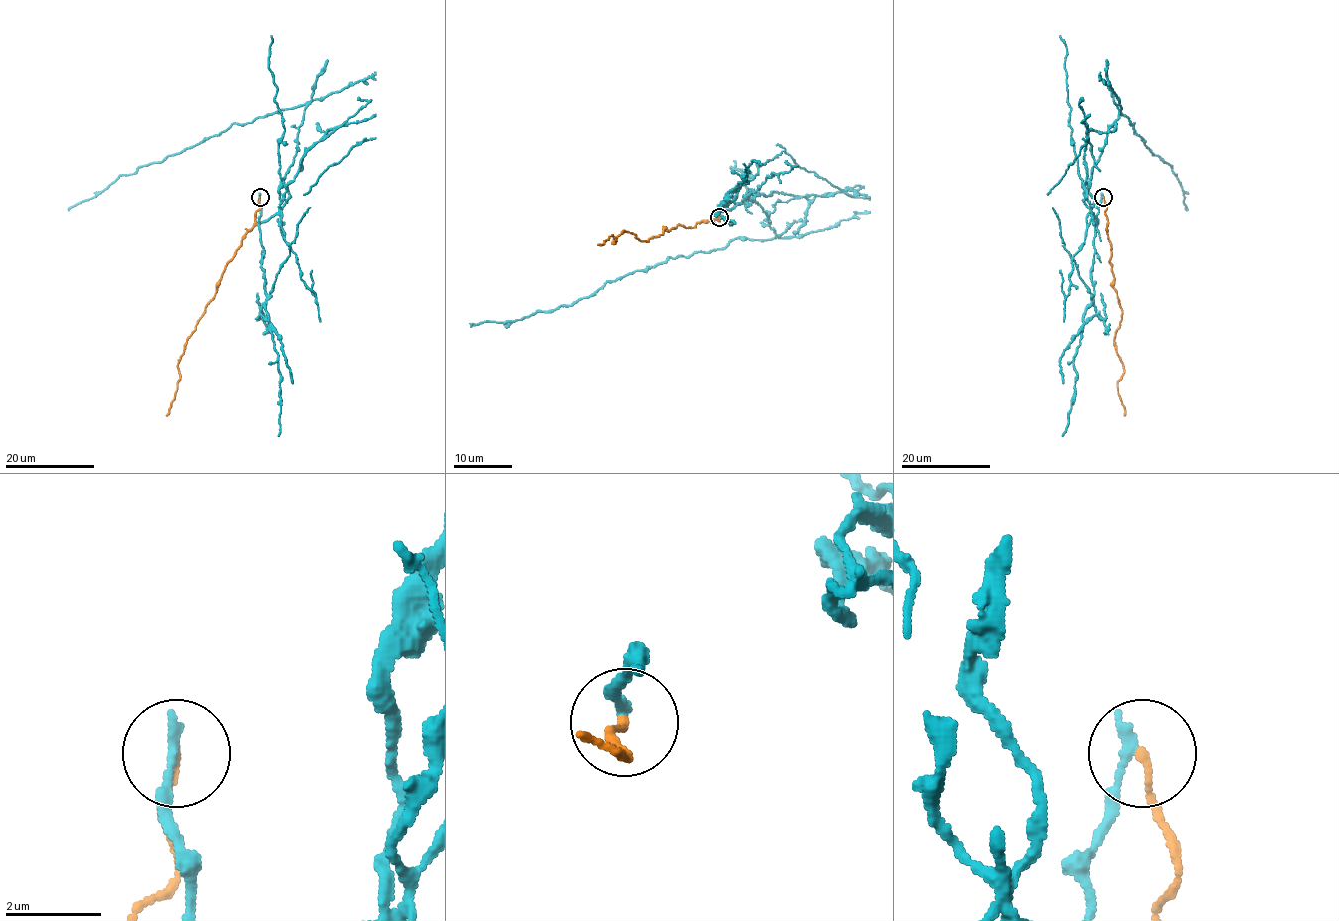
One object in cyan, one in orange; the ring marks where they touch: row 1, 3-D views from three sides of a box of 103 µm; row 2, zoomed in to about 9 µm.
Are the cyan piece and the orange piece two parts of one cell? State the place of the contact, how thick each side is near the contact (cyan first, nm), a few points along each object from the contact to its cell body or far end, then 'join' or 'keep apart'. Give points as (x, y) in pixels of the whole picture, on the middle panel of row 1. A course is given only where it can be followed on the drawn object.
(719, 217) | 240/150 nm | cyan via (718, 217), (718, 205), (731, 209), (746, 198), (782, 237), (732, 238), (609, 281), (570, 305), (469, 323) | orange via (719, 217), (714, 222), (664, 230), (647, 241), (625, 231), (613, 243), (612, 236), (597, 244) | keep apart

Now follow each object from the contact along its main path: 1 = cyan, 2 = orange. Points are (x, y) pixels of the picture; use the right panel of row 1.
1: (1103, 197), (1094, 218), (1097, 223), (1088, 181), (1119, 103), (1134, 132), (1171, 166), (1185, 209)
2: (1103, 197), (1113, 288), (1122, 313), (1114, 339), (1116, 354), (1123, 365), (1118, 390), (1124, 415)

